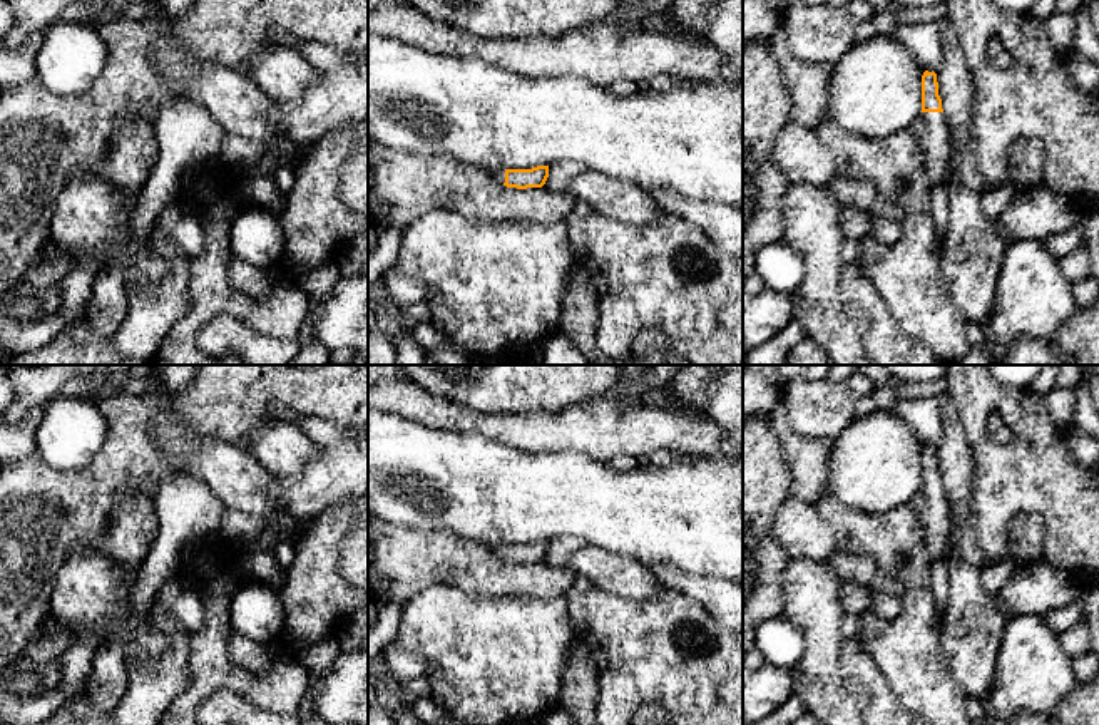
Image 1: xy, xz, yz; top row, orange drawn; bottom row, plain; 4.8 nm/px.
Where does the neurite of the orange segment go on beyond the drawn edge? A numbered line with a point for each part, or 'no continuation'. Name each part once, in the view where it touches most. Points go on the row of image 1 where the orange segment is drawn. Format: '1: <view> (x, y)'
1: yz (930, 128)

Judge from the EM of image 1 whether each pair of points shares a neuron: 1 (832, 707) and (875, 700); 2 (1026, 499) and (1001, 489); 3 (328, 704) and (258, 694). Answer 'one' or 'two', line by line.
1: two
2: one
3: two

